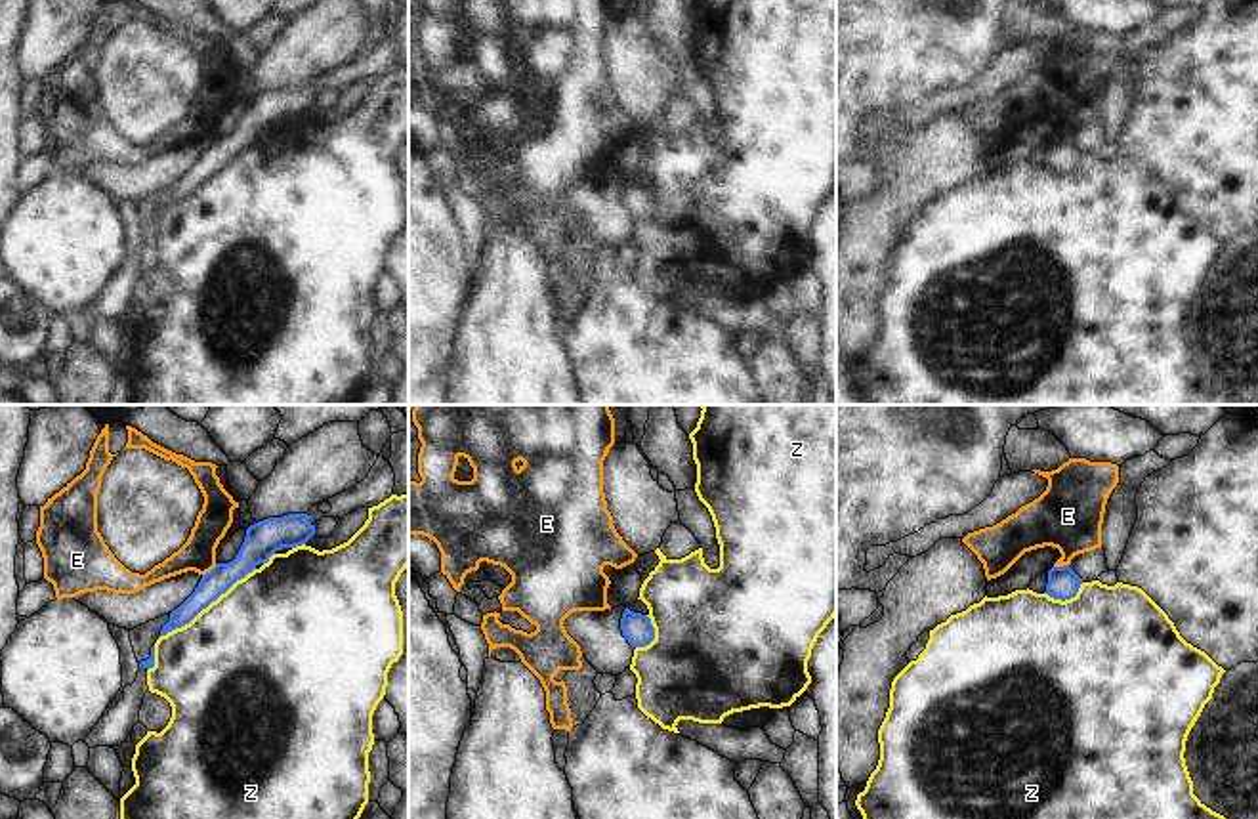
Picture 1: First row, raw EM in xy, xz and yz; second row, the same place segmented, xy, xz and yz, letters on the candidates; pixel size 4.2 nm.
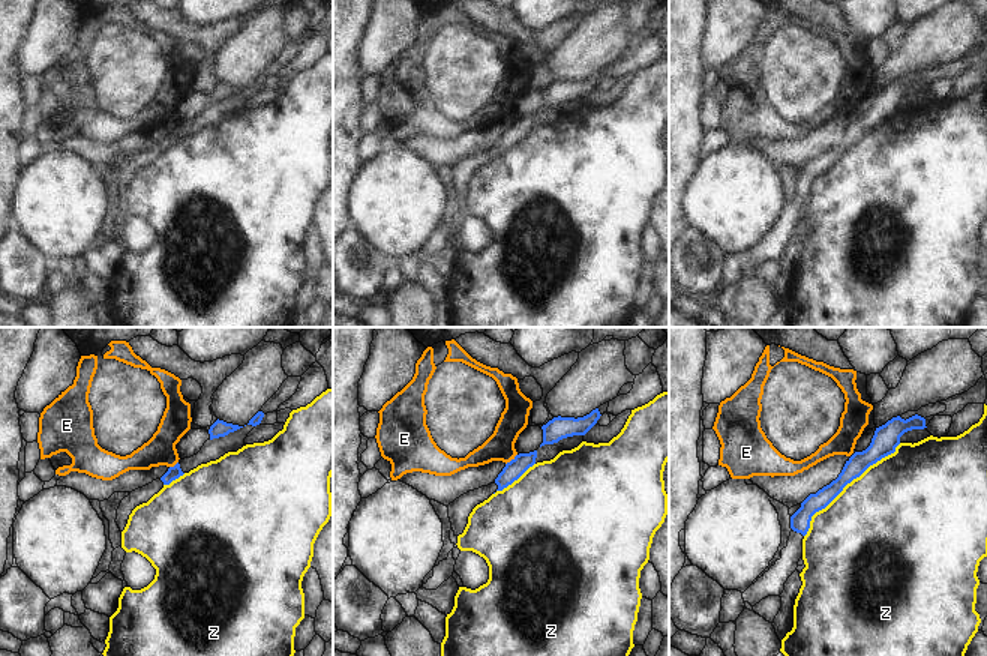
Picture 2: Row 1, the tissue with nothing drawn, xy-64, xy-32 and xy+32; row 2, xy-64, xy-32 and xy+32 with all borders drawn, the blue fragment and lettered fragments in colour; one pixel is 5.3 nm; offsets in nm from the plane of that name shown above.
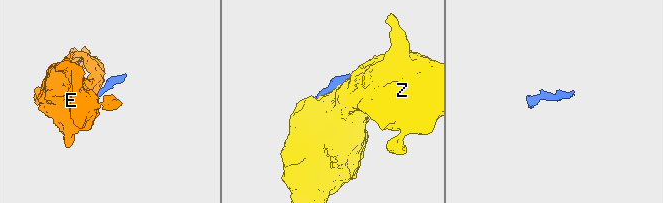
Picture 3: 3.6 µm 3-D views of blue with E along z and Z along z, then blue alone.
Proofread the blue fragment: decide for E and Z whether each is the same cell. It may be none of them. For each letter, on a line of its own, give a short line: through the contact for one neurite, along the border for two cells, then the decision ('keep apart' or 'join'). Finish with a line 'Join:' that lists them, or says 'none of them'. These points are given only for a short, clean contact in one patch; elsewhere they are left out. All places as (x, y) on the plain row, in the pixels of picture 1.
E: line xy (216, 136), (203, 147); keep apart
Z: keep apart
Join: none of them

